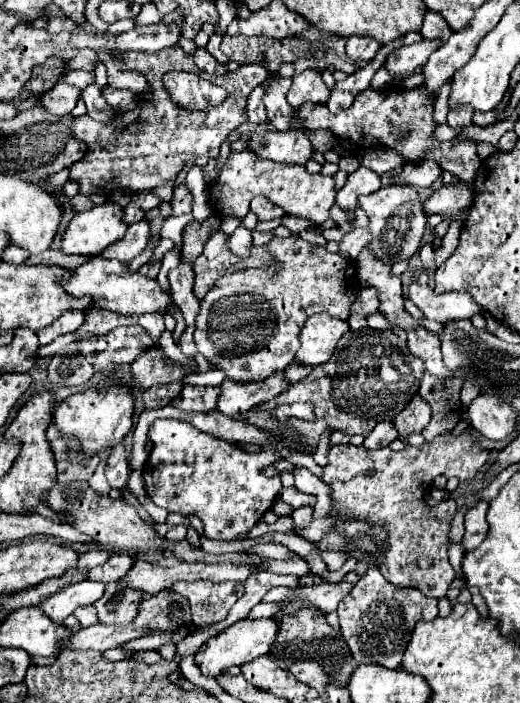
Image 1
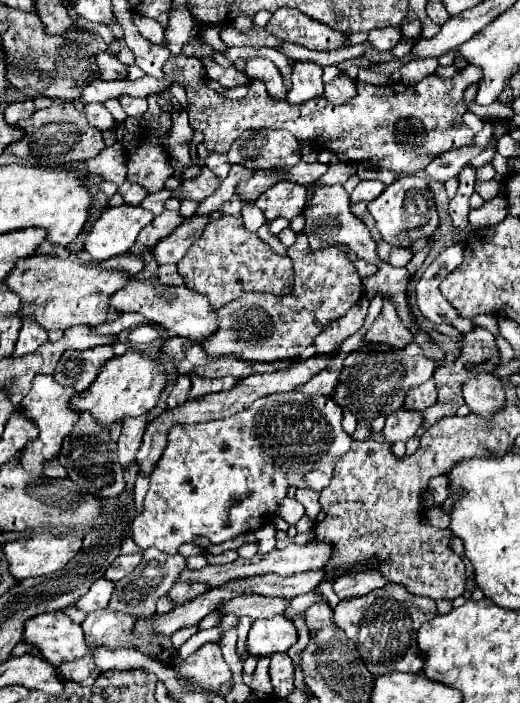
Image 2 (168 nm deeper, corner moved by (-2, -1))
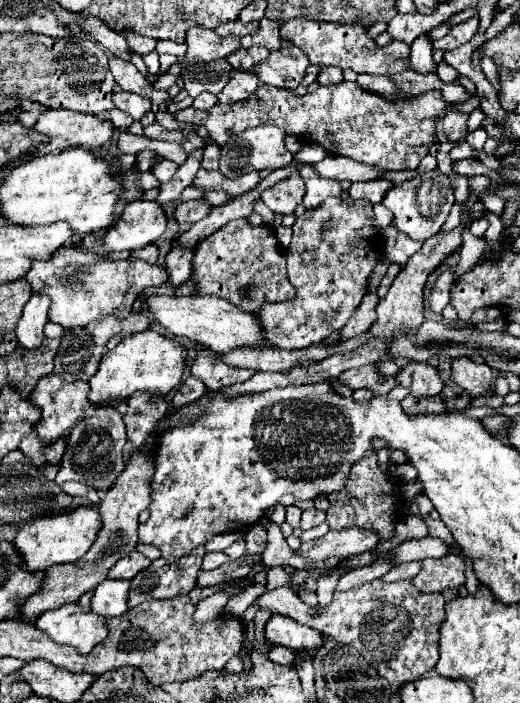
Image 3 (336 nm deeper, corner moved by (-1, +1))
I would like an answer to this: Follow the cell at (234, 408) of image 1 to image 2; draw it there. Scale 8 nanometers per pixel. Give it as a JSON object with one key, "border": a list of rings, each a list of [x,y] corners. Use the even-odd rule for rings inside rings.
{"border":[[[324,370],[324,372],[316,374],[312,378],[312,382],[306,382],[304,386],[300,386],[298,392],[302,392],[302,394],[324,394],[324,396],[330,396],[332,390],[336,388],[338,378],[340,378],[340,370],[336,370],[336,372]]]}

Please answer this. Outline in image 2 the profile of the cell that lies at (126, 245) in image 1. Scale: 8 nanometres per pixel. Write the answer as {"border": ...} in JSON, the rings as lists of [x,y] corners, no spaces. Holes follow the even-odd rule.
{"border":[[[164,210],[160,216],[156,216],[138,236],[138,242],[144,244],[144,246],[154,246],[158,240],[170,236],[174,232],[176,226],[180,226],[184,222],[184,216],[180,214],[180,210],[176,212],[170,212],[170,210]]]}

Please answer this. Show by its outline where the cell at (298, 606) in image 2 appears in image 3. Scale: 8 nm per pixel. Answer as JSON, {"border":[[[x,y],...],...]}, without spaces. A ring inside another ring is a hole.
{"border":[[[381,560],[379,564],[351,570],[351,572],[347,572],[347,574],[343,574],[343,576],[339,578],[339,584],[337,584],[335,592],[347,592],[347,590],[351,590],[351,588],[355,588],[355,586],[361,586],[361,584],[365,584],[365,582],[373,582],[375,578],[383,576],[389,568],[391,568],[391,564],[387,564],[385,560]]]}

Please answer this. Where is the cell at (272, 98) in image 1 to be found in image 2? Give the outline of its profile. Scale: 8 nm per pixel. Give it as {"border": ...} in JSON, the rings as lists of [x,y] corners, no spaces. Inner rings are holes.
{"border":[[[250,58],[250,60],[246,60],[244,72],[246,72],[248,78],[260,78],[266,84],[268,94],[272,98],[276,98],[276,100],[286,98],[286,86],[284,86],[282,74],[278,72],[278,68],[270,60],[266,60],[266,58]]]}

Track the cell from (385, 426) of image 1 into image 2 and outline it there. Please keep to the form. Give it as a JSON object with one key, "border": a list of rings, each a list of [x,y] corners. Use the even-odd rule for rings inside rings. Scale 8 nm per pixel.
{"border":[[[400,408],[386,418],[386,426],[382,430],[384,440],[406,442],[408,438],[412,438],[416,434],[416,430],[422,426],[422,422],[424,422],[424,414],[412,414],[410,410]]]}

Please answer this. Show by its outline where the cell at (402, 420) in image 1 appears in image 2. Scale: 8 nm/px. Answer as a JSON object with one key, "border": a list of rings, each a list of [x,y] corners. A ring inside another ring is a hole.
{"border":[[[432,378],[408,390],[408,396],[404,398],[406,410],[412,410],[412,412],[424,412],[432,404],[436,404],[436,384],[432,382]]]}

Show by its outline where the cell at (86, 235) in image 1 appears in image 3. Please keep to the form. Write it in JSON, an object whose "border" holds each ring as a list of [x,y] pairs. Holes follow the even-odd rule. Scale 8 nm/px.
{"border":[[[129,202],[117,222],[103,236],[103,250],[137,250],[153,244],[165,232],[163,208],[155,202]]]}

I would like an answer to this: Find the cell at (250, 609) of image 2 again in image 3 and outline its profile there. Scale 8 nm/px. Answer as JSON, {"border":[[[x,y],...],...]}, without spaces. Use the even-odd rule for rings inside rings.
{"border":[[[373,580],[359,588],[351,588],[351,592],[333,596],[333,602],[323,614],[319,614],[319,608],[309,608],[297,592],[287,586],[261,594],[255,604],[259,610],[291,616],[297,622],[313,626],[321,634],[335,638],[337,642],[357,648],[361,656],[389,682],[397,680],[399,684],[429,676],[439,660],[439,624],[445,616],[445,598],[443,594],[419,592],[409,580],[391,584]]]}

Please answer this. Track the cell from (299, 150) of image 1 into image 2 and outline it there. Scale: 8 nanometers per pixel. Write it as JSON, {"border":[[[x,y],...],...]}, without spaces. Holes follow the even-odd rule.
{"border":[[[250,130],[230,146],[228,162],[250,170],[286,168],[300,162],[300,144],[288,130]]]}

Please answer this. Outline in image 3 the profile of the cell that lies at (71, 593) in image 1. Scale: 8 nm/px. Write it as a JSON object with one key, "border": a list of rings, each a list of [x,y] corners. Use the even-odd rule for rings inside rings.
{"border":[[[105,578],[93,592],[91,608],[101,616],[121,616],[127,612],[127,592],[129,580],[109,580]]]}

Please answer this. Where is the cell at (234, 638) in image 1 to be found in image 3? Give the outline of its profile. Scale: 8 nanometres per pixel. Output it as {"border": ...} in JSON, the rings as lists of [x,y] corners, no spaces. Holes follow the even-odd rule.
{"border":[[[273,614],[269,618],[265,624],[265,638],[273,646],[285,646],[295,652],[323,644],[323,638],[315,628],[303,626],[283,614]]]}

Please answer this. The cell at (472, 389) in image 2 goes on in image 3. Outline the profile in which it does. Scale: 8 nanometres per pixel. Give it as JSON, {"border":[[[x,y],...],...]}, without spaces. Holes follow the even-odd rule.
{"border":[[[457,358],[451,364],[451,378],[471,398],[481,398],[493,388],[493,370],[487,364],[475,364],[469,358]]]}

